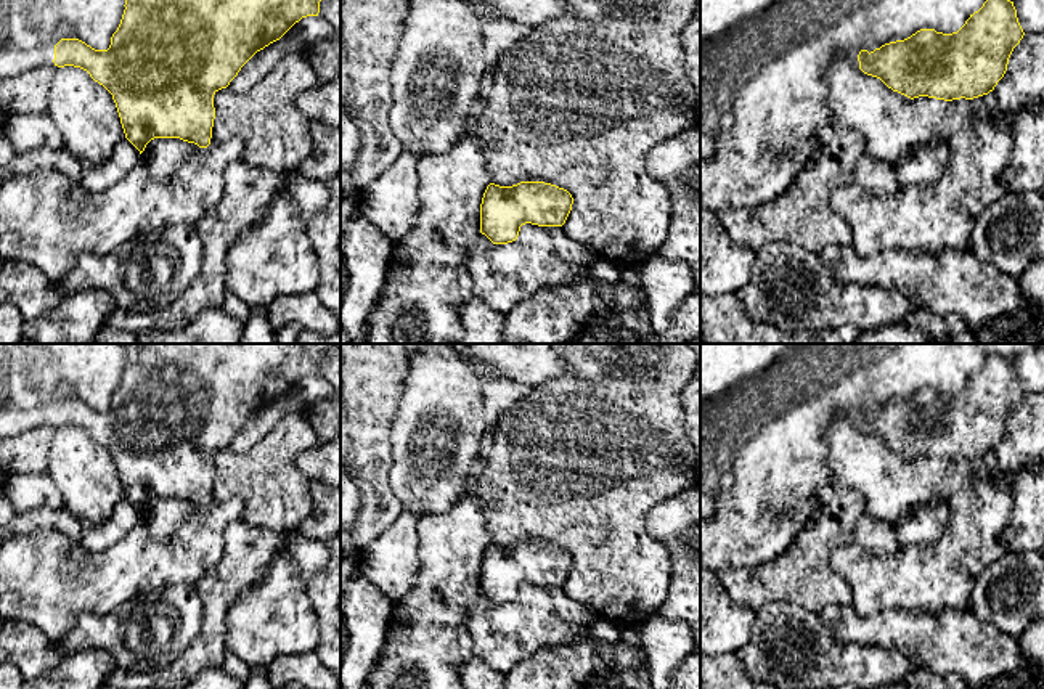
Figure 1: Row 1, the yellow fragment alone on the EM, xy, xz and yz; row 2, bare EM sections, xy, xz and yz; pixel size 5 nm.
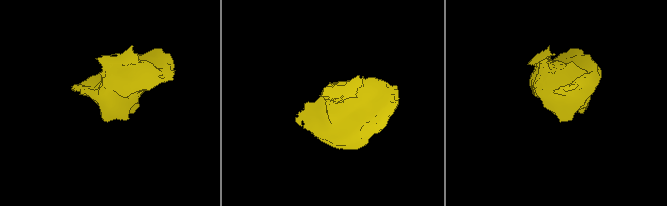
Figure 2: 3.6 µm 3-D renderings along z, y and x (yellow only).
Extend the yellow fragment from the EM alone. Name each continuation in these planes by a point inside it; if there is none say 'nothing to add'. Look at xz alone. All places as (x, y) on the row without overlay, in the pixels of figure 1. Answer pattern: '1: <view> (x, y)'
nothing to add

